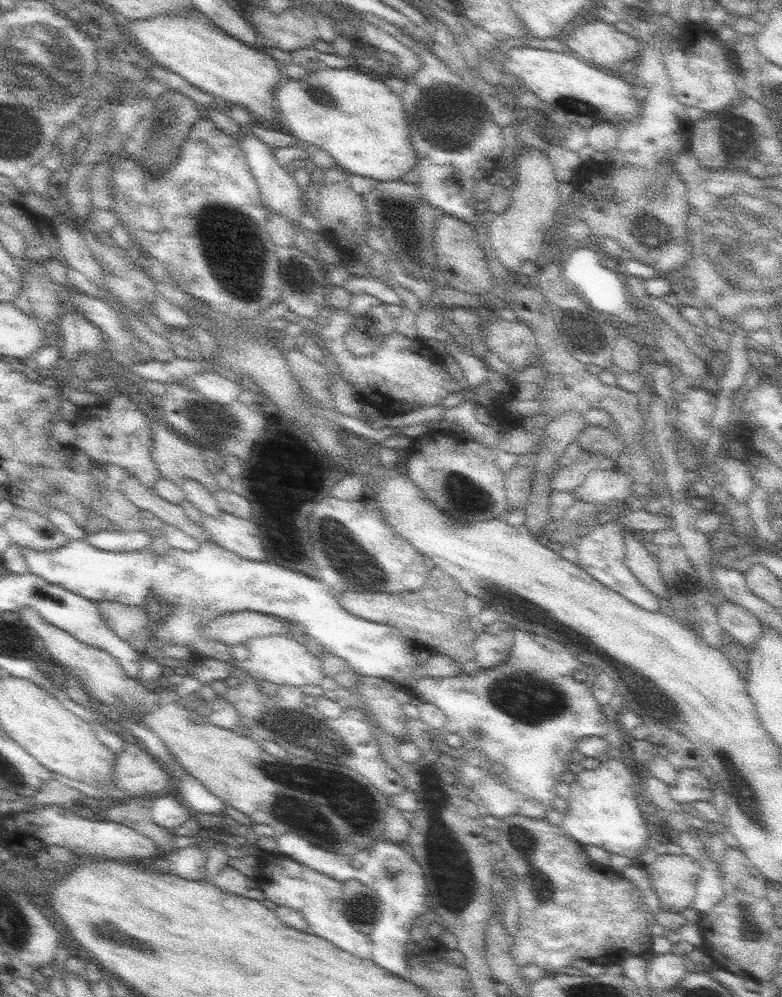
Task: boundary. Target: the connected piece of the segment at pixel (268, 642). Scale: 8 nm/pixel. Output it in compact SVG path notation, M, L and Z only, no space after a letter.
M257 636L249 642L245 642L247 648L247 660L245 660L245 672L257 680L257 682L271 682L271 684L291 684L295 688L303 686L325 686L327 678L323 674L321 660L315 658L305 644L289 638L289 636Z

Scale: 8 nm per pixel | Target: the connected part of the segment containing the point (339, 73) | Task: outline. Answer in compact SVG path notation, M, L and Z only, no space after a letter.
M317 68L311 70L311 74L303 80L293 80L285 78L283 84L277 88L277 110L281 124L289 134L293 134L297 140L311 142L325 152L333 156L339 168L353 176L363 176L371 178L377 182L391 182L391 180L401 180L401 176L415 172L417 166L417 156L413 150L413 142L407 130L407 118L403 110L401 96L391 92L385 82L373 80L367 74L359 72L357 68Z

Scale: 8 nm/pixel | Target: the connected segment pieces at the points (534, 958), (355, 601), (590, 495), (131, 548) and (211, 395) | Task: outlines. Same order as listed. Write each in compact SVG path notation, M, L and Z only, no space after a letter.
M507 816L499 820L499 846L503 850L503 860L515 870L517 884L517 904L519 920L517 934L511 938L511 958L521 968L527 964L539 966L547 972L567 972L573 960L589 960L593 964L621 964L627 956L643 956L651 952L649 926L655 924L655 912L649 910L641 890L627 880L621 872L591 862L583 852L583 844L571 838L561 824L553 826L543 820L527 816Z
M429 566L427 580L423 588L419 588L417 592L345 592L337 598L349 614L375 624L387 624L397 628L401 636L405 640L411 640L415 648L425 652L425 656L443 654L459 666L465 666L467 662L475 660L473 644L477 638L477 626L475 622L471 622L465 608L467 592L459 586L459 582L453 576L447 576L437 566Z
M595 468L583 480L579 488L575 488L575 498L583 502L591 502L597 506L605 506L611 502L623 504L627 496L633 494L633 480L619 470L599 470Z
M143 528L139 532L115 532L99 530L95 536L87 536L87 542L105 552L137 552L151 544L151 538Z
M213 370L207 372L199 372L195 376L191 376L193 380L193 388L199 390L199 394L203 394L207 400L221 404L221 406L229 406L237 400L237 396L241 394L241 386L223 376L219 376Z

